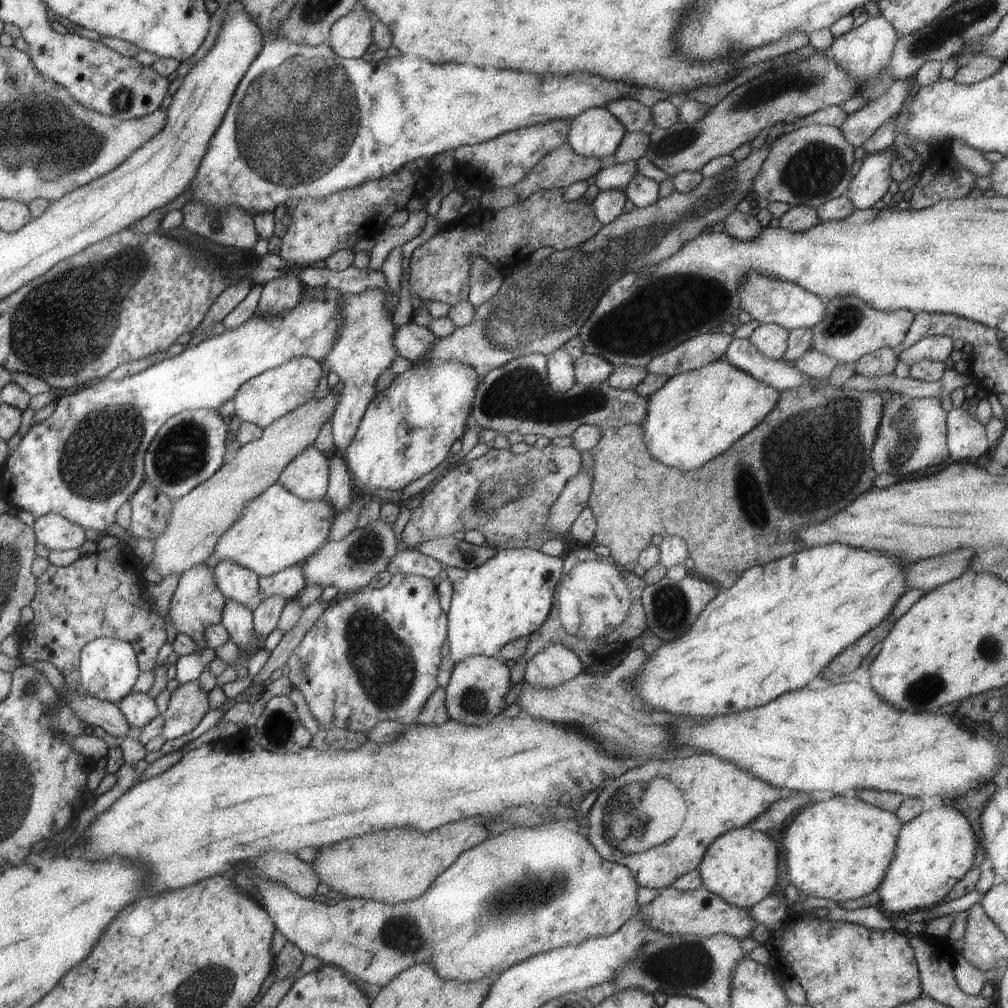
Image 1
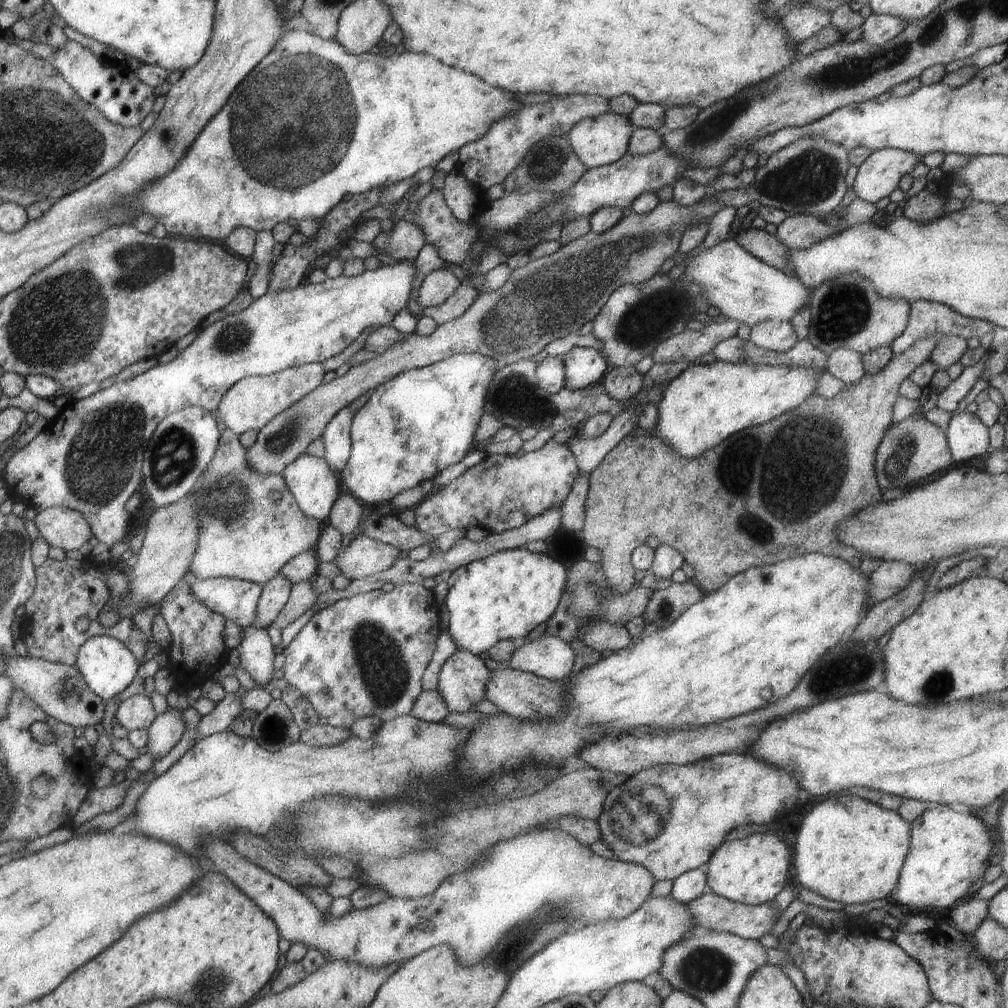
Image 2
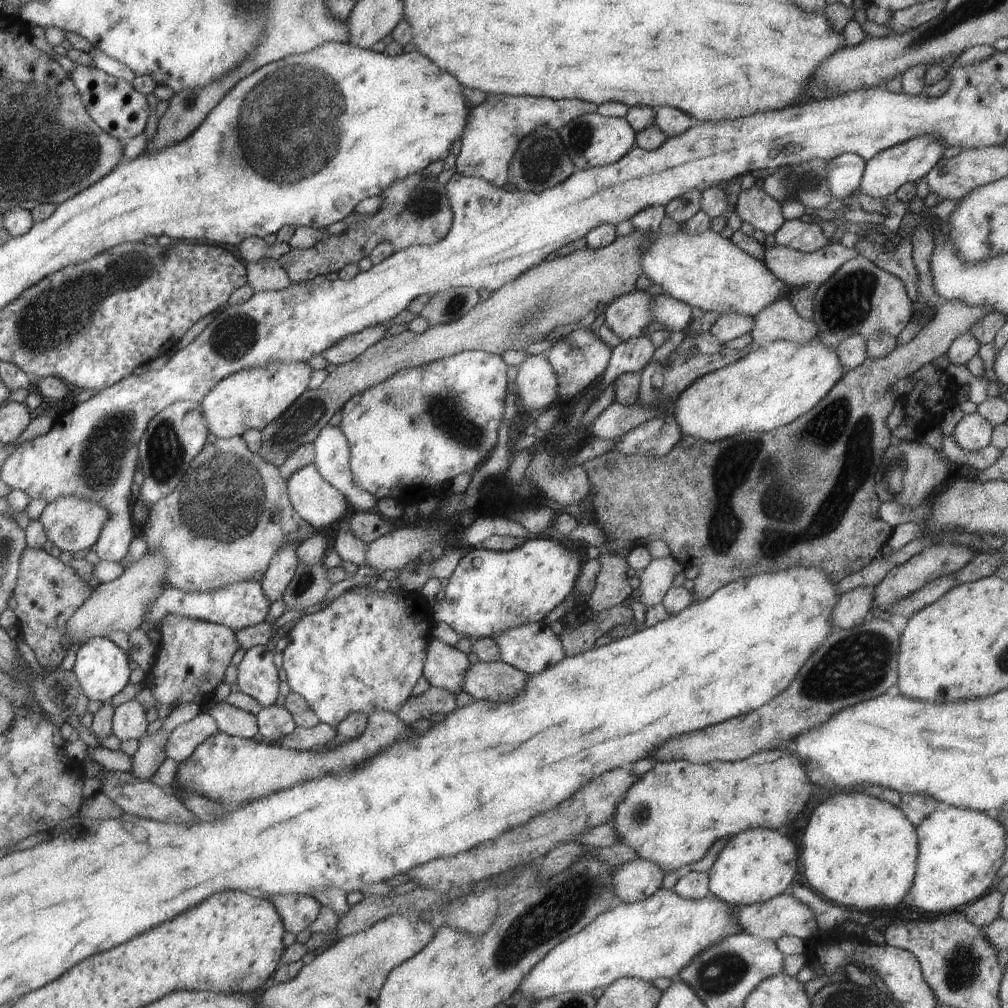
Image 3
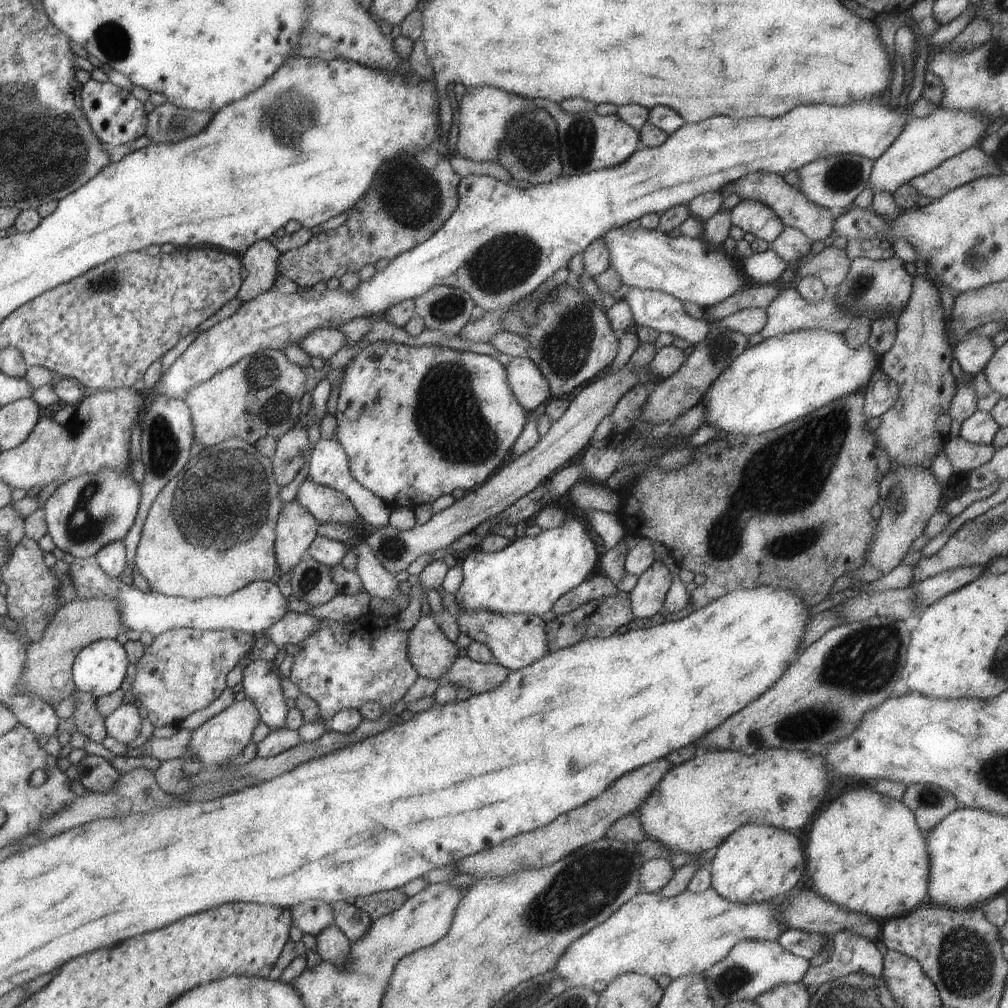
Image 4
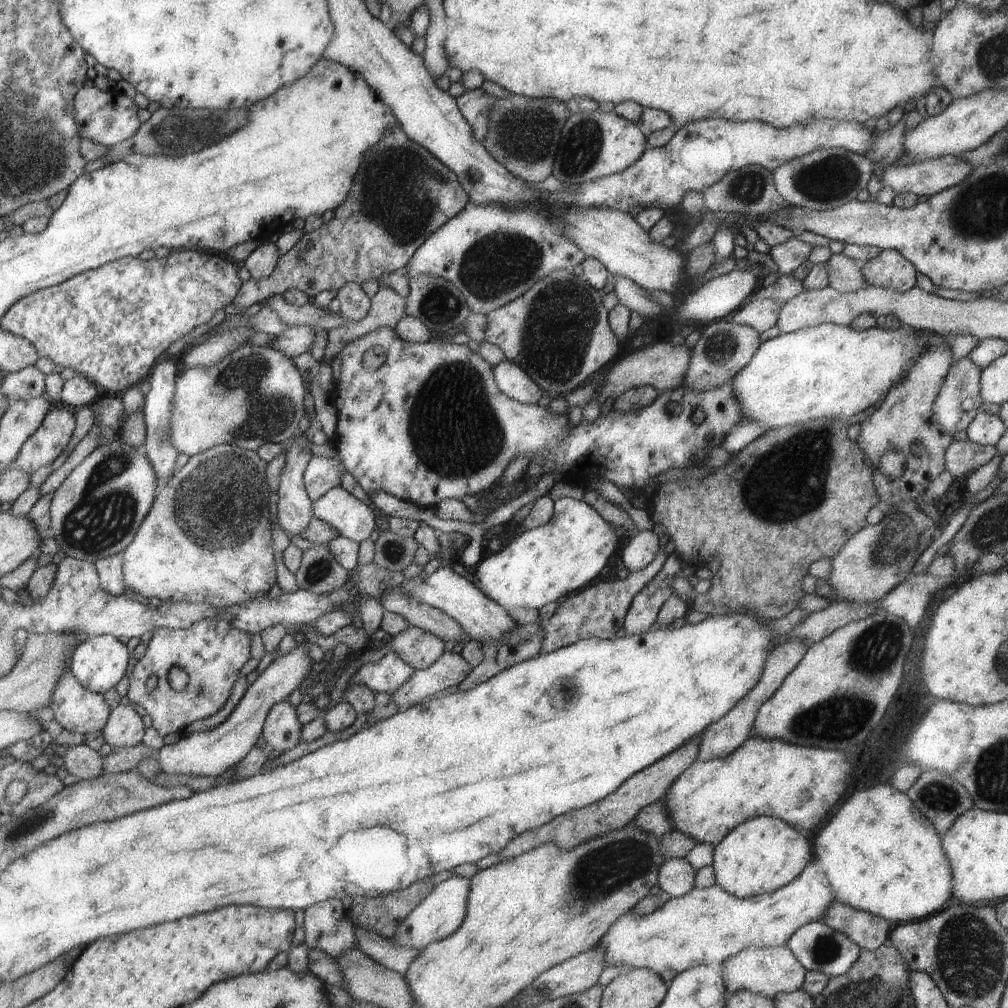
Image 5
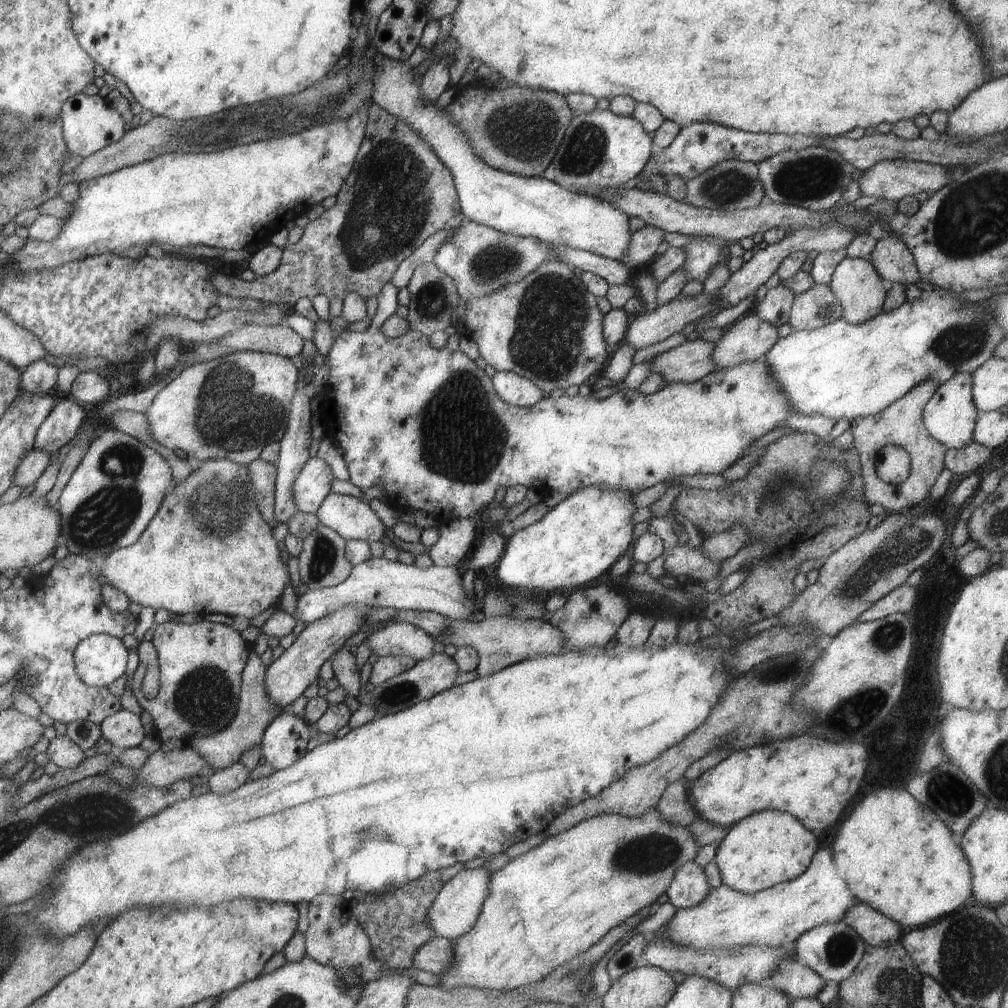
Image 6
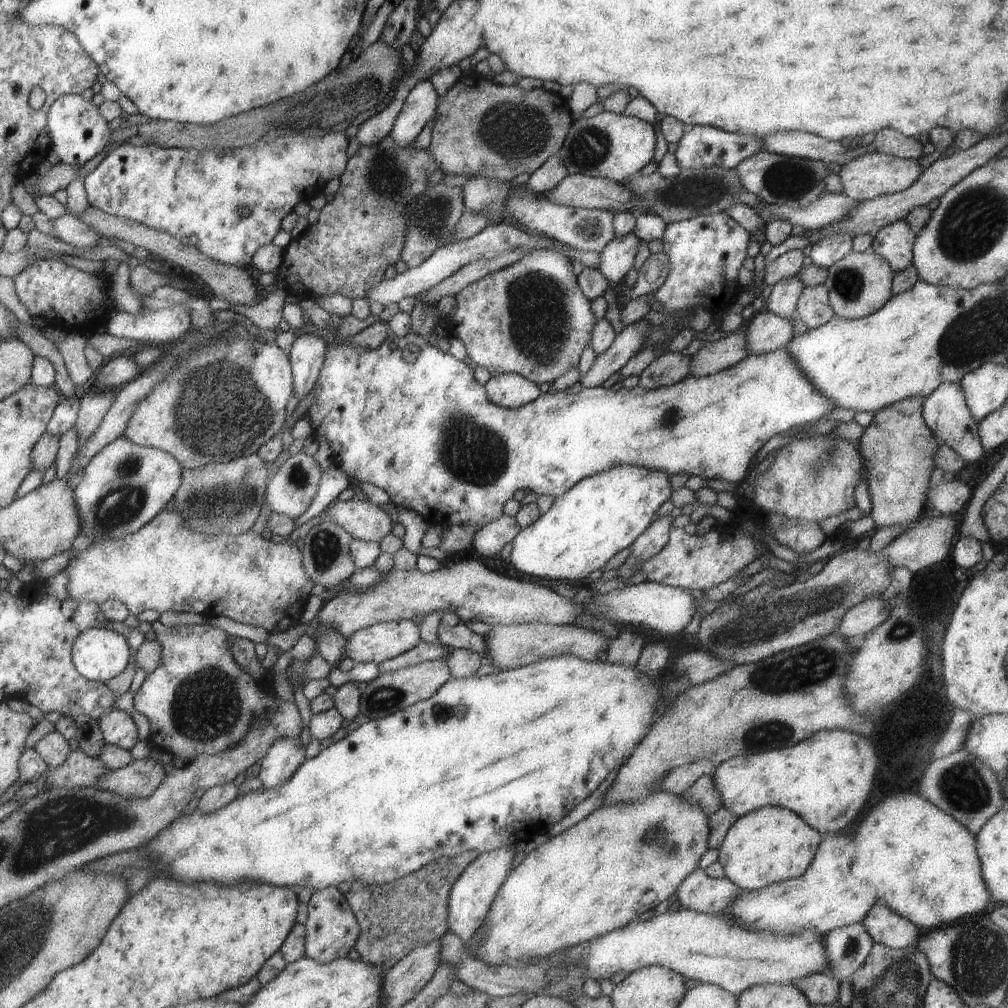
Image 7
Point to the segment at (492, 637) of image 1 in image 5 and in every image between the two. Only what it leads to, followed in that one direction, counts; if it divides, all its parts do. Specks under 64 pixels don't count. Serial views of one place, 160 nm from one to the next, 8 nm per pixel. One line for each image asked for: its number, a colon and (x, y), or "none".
2: (503, 596)
3: (488, 591)
4: (527, 576)
5: (541, 565)

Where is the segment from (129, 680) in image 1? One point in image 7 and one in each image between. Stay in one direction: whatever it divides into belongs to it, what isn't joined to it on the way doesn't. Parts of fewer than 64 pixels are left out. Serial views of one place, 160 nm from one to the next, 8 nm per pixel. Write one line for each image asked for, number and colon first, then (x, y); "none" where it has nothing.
2: (106, 664)
3: (102, 668)
4: (98, 669)
5: (98, 663)
6: (99, 659)
7: (98, 654)

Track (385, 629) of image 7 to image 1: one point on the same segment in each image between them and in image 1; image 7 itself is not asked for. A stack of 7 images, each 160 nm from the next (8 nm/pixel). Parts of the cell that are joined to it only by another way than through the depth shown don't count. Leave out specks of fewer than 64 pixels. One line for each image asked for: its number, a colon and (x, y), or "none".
1: (474, 694)
2: (462, 680)
3: (444, 666)
4: (429, 651)
5: (419, 649)
6: (395, 639)

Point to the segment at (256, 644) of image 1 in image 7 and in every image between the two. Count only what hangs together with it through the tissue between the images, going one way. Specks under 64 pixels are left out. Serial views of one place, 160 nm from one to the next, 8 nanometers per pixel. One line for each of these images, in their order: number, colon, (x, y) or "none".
2: (255, 650)
3: (256, 676)
4: (261, 685)
5: (281, 729)
6: (283, 741)
7: (285, 754)

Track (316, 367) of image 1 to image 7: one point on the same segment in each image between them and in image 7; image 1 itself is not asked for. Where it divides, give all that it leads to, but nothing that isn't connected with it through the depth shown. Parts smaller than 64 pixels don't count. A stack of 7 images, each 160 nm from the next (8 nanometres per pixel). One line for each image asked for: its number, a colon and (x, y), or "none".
2: (252, 401)
3: (249, 399)
4: (259, 395)
5: (254, 395)
6: (230, 407)
7: (224, 402)

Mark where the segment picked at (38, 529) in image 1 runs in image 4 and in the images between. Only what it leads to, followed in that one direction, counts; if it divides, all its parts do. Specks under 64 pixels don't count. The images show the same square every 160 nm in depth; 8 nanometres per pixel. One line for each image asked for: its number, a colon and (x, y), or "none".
2: (63, 528)
3: (71, 524)
4: (83, 514)

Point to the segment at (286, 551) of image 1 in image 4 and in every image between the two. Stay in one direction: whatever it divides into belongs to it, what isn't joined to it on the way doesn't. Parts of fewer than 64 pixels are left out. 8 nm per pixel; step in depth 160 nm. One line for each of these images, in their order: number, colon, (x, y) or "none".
2: (250, 525)
3: (222, 524)
4: (210, 530)

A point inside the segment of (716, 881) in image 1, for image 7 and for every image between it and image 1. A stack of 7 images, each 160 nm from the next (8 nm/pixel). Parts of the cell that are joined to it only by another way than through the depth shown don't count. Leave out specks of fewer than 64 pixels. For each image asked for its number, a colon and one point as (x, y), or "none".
2: (751, 870)
3: (756, 864)
4: (756, 863)
5: (762, 854)
6: (765, 848)
7: (770, 844)

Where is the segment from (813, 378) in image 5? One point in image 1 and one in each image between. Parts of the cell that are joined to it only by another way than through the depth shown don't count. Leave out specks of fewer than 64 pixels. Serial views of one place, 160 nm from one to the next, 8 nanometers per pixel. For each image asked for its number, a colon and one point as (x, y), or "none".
1: (696, 415)
2: (704, 404)
3: (769, 387)
4: (783, 377)

